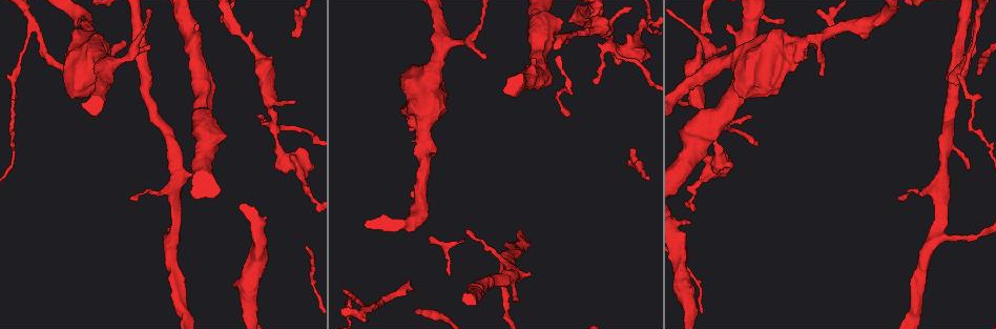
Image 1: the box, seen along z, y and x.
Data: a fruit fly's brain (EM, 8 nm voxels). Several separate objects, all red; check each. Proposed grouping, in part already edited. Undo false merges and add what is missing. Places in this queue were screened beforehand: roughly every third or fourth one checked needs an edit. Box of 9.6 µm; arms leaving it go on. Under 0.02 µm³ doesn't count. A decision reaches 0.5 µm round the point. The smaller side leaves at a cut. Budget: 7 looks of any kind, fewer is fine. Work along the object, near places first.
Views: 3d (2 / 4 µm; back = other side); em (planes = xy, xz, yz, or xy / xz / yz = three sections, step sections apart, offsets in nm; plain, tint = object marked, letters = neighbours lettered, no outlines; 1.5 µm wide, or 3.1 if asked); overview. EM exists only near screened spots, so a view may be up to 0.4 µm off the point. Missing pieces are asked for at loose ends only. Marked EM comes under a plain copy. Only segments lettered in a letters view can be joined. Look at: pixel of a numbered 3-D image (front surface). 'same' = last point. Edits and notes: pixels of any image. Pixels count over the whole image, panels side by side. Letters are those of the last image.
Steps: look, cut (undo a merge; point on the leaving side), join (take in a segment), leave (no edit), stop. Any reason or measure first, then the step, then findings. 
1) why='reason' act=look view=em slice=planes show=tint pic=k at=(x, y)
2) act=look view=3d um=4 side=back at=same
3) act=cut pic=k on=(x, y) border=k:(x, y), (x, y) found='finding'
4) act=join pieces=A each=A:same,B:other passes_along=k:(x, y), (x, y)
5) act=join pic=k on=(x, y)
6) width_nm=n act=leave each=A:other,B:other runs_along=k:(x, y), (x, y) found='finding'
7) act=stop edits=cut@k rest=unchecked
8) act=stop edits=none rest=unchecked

why='side arm on a straight run' act=look view=em slice=xz step=4 show=tint pic=1 at=(974, 35)

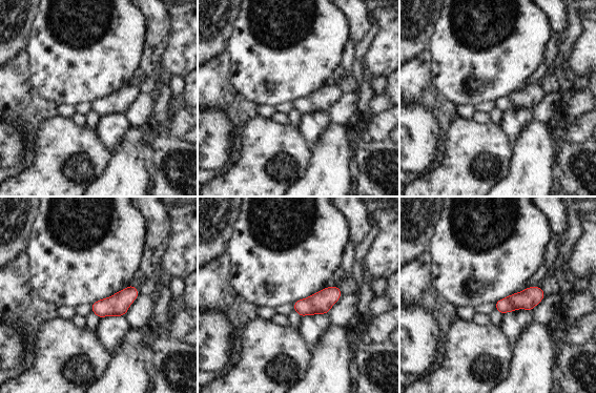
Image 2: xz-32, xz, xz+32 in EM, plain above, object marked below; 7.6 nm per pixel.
act=look view=em slice=planes show=tint at=same

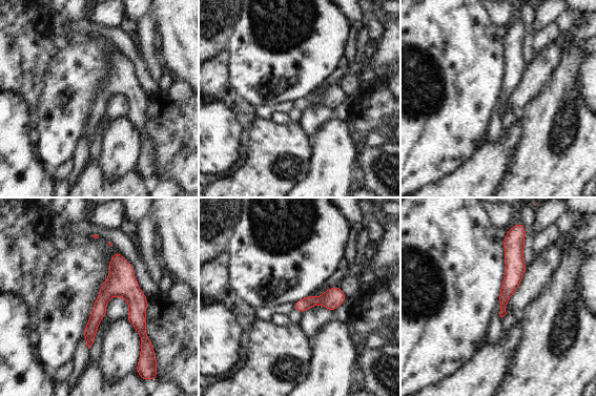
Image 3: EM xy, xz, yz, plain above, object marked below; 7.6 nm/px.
act=look view=em slice=planes show=letters at=same

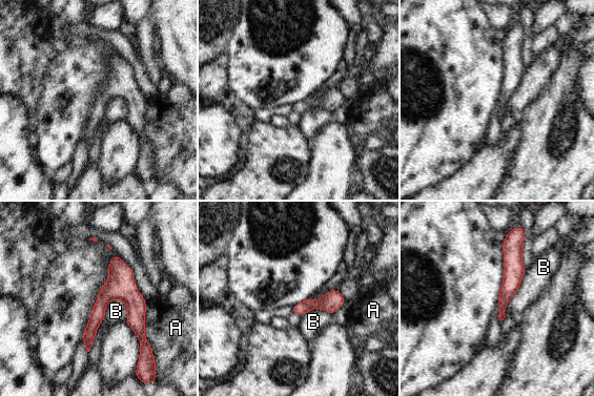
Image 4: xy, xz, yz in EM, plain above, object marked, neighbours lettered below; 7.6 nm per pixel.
longest_contact=A:460nm act=leave each=A:other,B:other runs_along=4:(116, 258), (145, 352) found='one neuron here'

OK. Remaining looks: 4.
why='stops while still wide' act=look view=3d um=4 pic=1 at=(532, 58)

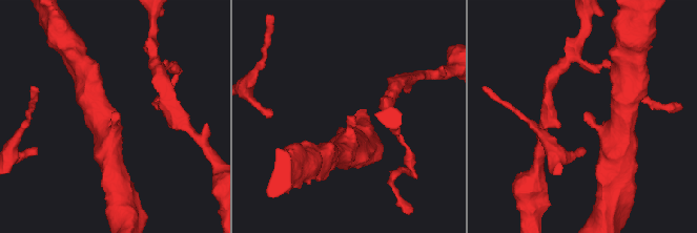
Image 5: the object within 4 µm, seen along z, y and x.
why='shape alone is not enough' act=look view=em slice=planes show=tint pic=5 at=(586, 113)

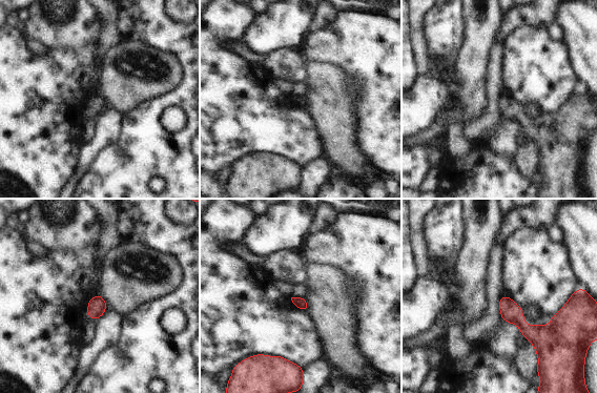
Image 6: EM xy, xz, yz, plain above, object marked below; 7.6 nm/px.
act=look view=em slice=planes show=letters at=same

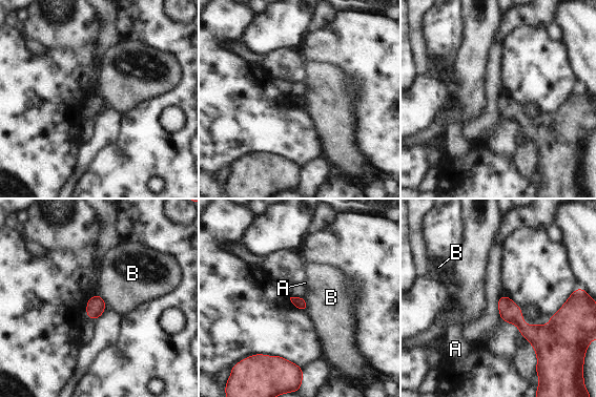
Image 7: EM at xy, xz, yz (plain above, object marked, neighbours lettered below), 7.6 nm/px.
act=leave each=A:other,B:other border=7:(304, 296), (306, 311) found='no lettered segment goes on from it'

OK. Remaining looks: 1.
act=stop edits=none rest=unchecked

